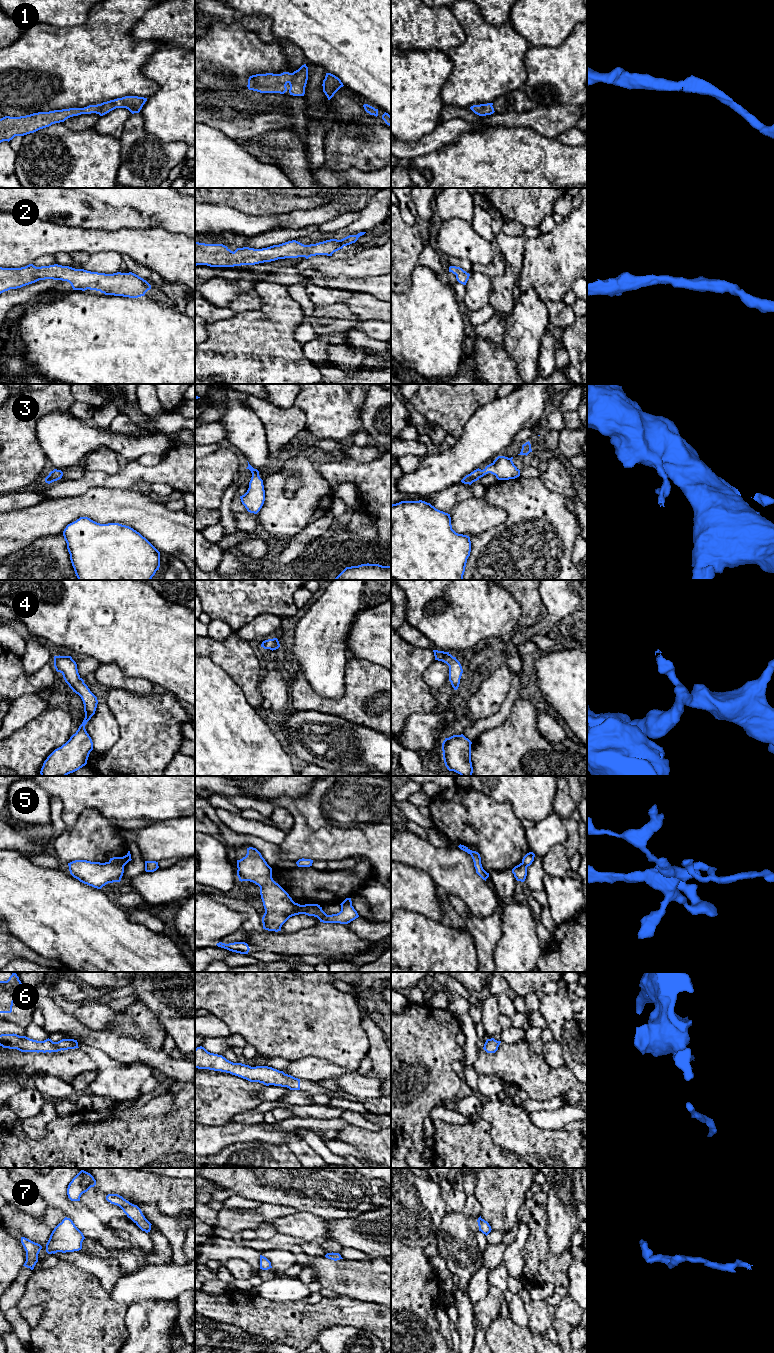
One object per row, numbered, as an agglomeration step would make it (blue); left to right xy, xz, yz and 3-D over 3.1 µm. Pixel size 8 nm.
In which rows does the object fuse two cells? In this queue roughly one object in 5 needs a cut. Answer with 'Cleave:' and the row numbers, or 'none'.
Cleave: 5

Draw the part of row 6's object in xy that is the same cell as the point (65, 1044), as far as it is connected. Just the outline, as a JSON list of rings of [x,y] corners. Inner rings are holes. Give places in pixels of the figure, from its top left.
[[[1,1034],[0,1046],[3,1048],[17,1049],[21,1052],[58,1052],[61,1050],[75,1049],[78,1047],[77,1040],[62,1039],[58,1042],[53,1042],[51,1039],[44,1041],[37,1041],[26,1036],[19,1036],[17,1034]]]

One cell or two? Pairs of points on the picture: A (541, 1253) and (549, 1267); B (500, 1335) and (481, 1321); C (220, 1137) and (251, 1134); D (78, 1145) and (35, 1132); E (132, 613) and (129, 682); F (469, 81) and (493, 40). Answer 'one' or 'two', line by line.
A: one
B: two
C: one
D: two
E: two
F: one

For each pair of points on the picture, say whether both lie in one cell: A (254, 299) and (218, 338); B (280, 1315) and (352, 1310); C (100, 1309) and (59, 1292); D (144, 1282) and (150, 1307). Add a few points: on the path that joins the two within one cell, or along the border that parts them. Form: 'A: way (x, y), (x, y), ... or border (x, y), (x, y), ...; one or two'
A: border (262, 298), (262, 305), (259, 308), (236, 313); two
B: way (298, 1324), (327, 1313), (334, 1313); one
C: way (90, 1309), (82, 1309), (69, 1296); one
D: border (172, 1299), (138, 1300), (128, 1306); two

